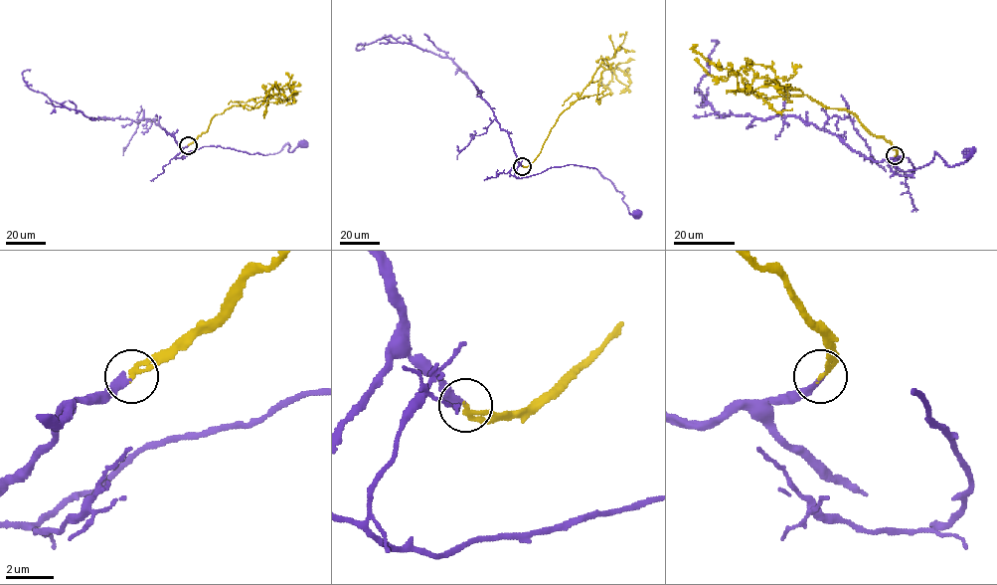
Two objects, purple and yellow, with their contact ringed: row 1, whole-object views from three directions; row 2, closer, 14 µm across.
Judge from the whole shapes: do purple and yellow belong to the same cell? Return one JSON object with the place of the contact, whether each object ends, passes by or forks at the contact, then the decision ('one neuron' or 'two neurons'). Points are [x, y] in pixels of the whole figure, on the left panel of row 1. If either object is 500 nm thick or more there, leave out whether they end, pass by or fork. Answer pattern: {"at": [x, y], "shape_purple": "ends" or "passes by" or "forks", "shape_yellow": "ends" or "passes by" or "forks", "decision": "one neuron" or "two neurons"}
{"at": [188, 145], "shape_purple": "ends", "shape_yellow": "ends", "decision": "one neuron"}

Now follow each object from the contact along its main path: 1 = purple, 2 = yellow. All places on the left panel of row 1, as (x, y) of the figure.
1: (188, 145), (177, 157), (208, 146), (266, 155), (275, 154), (288, 144), (289, 152), (292, 152), (303, 143)
2: (188, 145), (207, 131), (215, 115), (234, 105), (257, 107), (274, 87), (288, 88), (296, 94), (286, 104)

